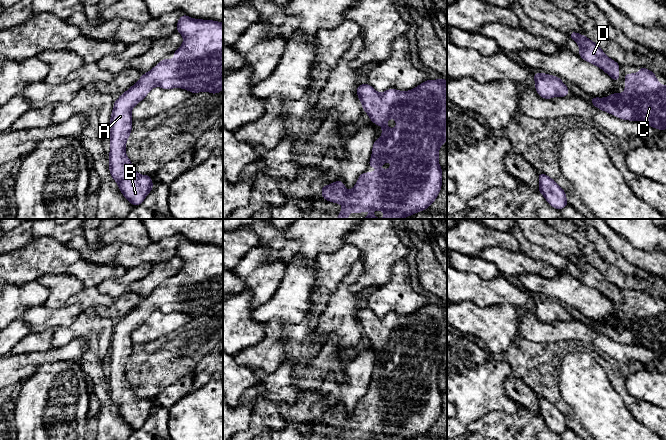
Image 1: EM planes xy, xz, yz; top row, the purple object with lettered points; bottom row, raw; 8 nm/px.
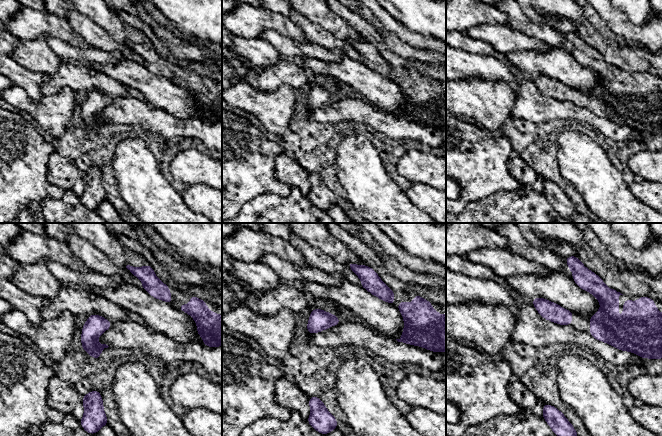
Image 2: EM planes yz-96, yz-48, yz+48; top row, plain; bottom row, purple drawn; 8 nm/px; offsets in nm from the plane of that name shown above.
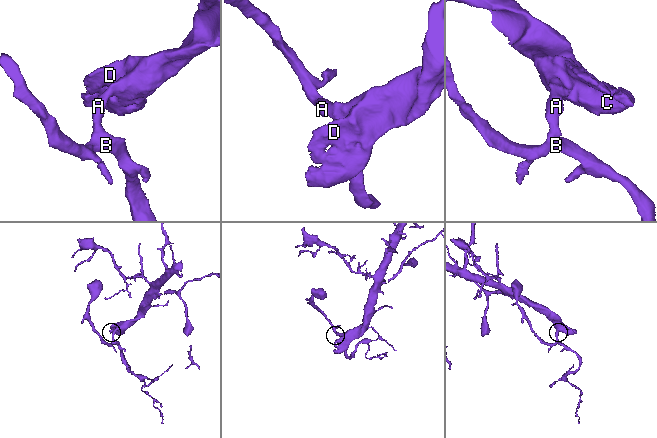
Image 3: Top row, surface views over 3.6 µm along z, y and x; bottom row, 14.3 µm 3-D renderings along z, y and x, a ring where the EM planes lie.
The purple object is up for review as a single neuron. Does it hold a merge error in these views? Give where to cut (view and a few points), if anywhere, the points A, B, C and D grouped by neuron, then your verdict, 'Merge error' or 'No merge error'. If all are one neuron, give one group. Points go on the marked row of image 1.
No split. Groups: A B C D. No merge error

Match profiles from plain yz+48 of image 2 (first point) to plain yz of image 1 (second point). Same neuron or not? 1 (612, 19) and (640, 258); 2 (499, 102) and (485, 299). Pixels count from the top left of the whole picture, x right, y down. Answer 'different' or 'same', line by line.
1: same
2: different

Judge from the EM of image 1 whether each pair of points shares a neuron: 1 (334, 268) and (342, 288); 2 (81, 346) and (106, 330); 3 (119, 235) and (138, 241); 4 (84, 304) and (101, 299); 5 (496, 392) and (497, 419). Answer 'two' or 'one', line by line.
1: two
2: two
3: one
4: one
5: two

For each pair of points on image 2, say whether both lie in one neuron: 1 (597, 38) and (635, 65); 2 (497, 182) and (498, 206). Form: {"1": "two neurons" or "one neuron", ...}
{"1": "one neuron", "2": "two neurons"}

